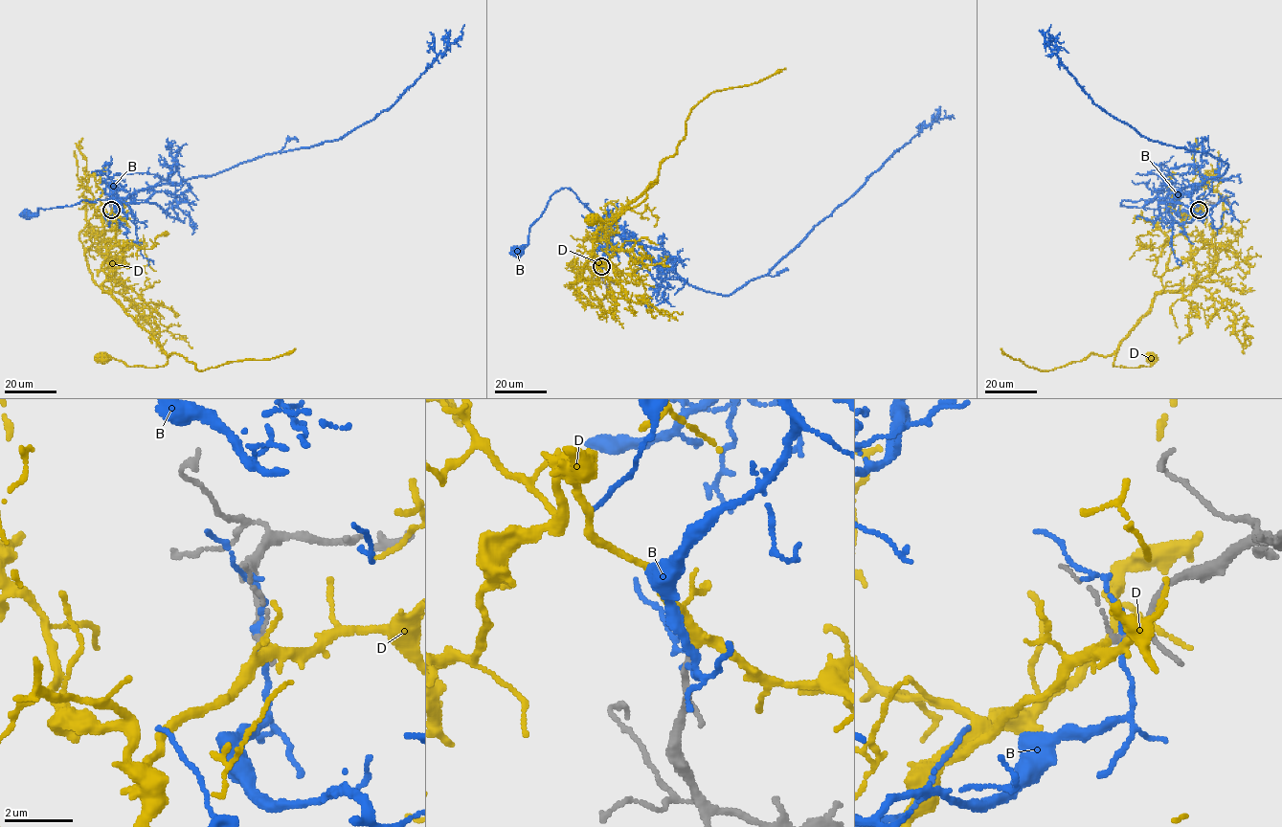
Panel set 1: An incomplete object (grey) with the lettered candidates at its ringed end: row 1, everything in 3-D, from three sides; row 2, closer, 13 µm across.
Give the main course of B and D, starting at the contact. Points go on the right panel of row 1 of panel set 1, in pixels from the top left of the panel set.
B: (1200, 211), (1201, 215), (1189, 222), (1179, 223), (1159, 192), (1156, 198), (1120, 203), (1169, 209), (1185, 214)
D: (1199, 211), (1182, 227), (1197, 278), (1180, 290), (1158, 292), (1121, 341), (1113, 365), (1150, 366), (1150, 357)

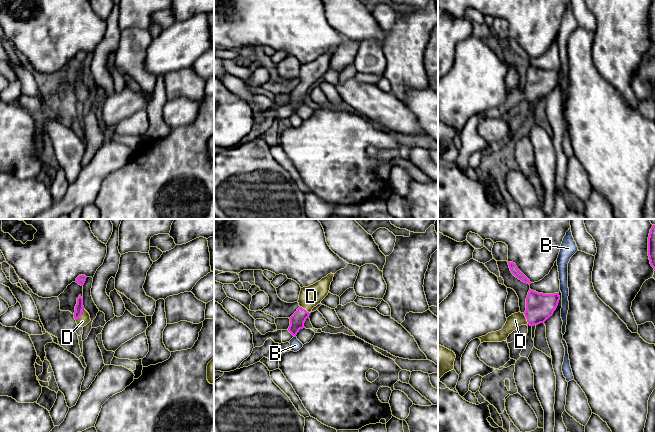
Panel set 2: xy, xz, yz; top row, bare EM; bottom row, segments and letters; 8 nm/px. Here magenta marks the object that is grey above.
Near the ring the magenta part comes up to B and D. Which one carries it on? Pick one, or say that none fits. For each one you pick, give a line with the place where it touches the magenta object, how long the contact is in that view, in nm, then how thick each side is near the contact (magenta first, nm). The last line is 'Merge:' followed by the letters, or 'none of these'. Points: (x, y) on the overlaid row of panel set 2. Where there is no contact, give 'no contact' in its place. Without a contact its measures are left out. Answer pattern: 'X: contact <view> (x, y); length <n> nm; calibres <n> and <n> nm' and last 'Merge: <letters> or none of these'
D: contact xy (81, 314); length 120 nm; calibres 70 and 90 nm
Merge: D

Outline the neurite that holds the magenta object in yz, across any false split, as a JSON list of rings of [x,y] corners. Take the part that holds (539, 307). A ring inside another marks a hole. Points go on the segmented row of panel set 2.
[[[529,290],[524,313],[514,313],[507,318],[503,328],[479,337],[483,342],[502,342],[521,325],[538,325],[553,315],[560,300],[559,293],[543,294]]]

